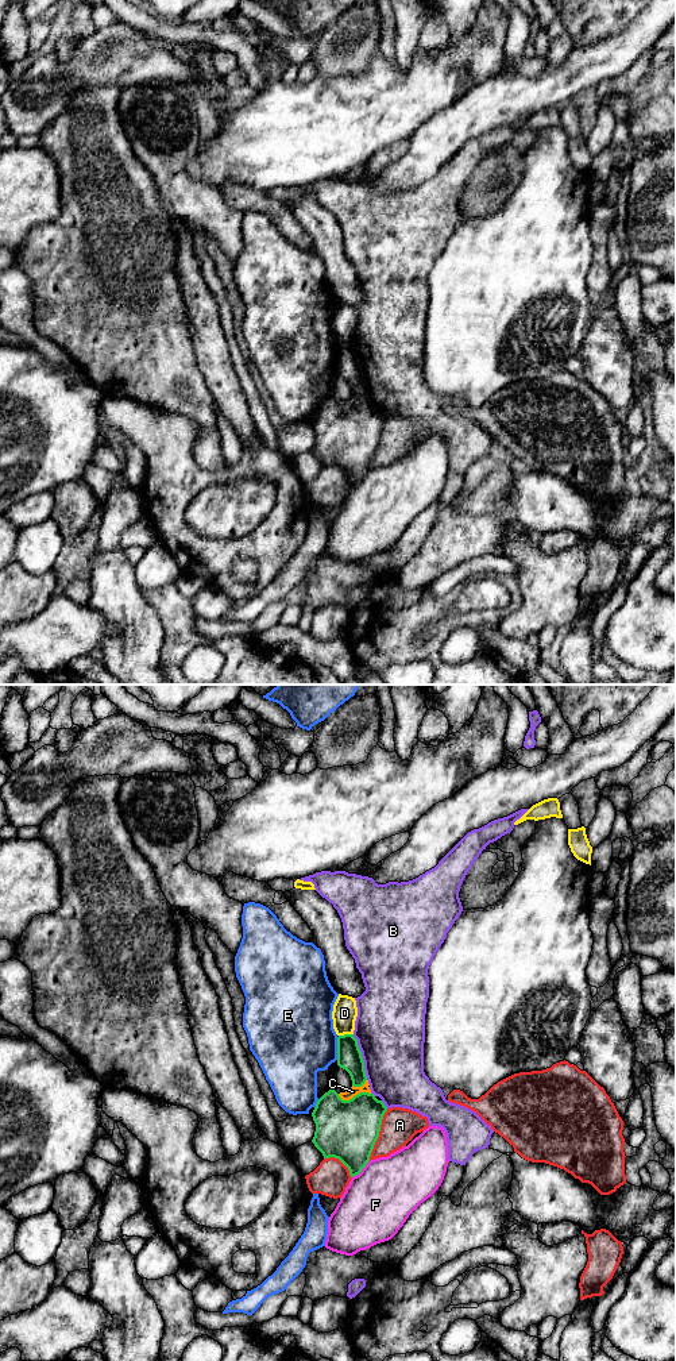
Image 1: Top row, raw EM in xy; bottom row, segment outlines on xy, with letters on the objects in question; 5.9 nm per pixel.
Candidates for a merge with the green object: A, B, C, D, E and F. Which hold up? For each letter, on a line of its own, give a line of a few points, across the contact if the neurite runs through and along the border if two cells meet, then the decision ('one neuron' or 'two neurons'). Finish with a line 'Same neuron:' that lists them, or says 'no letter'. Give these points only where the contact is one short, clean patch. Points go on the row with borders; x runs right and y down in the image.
A: two neurons
B: two neurons
C: two neurons
D: line xy (352, 1033), (339, 1036); two neurons
E: two neurons
F: two neurons
Same neuron: no letter

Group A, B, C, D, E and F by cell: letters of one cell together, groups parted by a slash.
A / B / C / D / E / F

